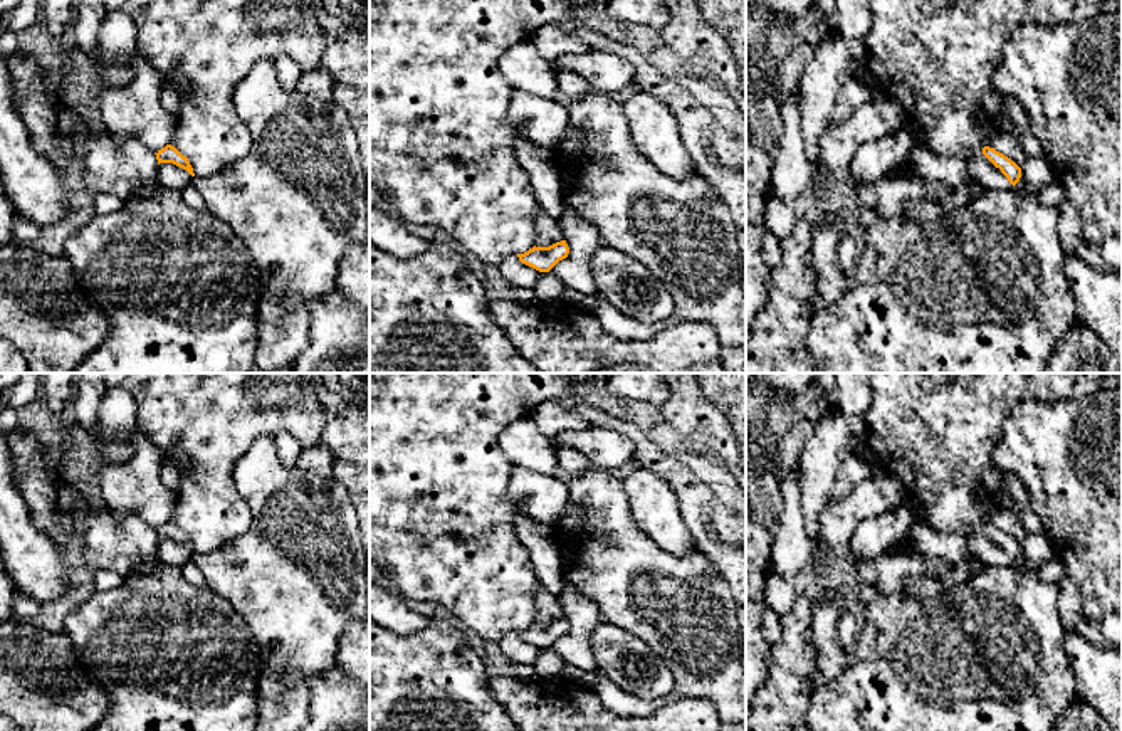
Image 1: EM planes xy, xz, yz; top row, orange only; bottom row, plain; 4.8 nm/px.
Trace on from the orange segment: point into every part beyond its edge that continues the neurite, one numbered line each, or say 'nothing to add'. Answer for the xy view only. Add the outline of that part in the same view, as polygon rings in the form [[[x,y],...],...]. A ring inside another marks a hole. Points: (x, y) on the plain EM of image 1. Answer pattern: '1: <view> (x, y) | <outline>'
1: xy (168, 552) | [[[173,539],[158,541],[156,560],[161,565],[183,566],[186,561],[191,560],[191,555],[193,553],[186,546]]]

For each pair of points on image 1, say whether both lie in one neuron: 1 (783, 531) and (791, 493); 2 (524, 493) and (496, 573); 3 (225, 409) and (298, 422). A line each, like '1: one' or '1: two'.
1: one
2: two
3: one

